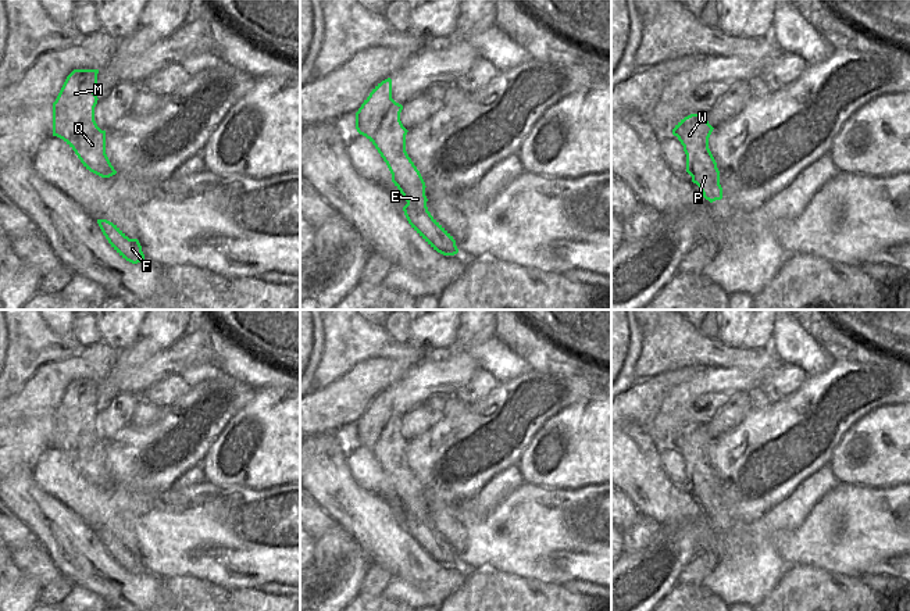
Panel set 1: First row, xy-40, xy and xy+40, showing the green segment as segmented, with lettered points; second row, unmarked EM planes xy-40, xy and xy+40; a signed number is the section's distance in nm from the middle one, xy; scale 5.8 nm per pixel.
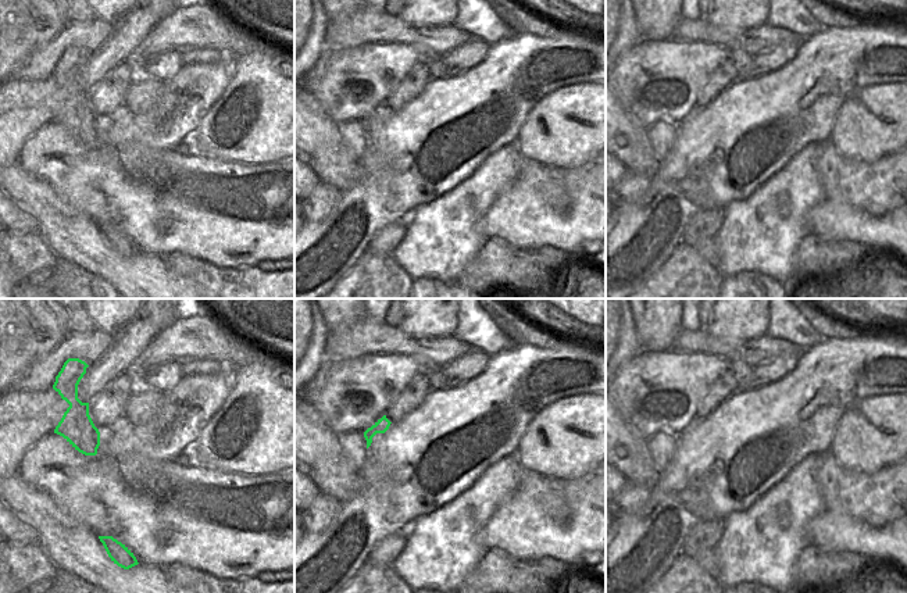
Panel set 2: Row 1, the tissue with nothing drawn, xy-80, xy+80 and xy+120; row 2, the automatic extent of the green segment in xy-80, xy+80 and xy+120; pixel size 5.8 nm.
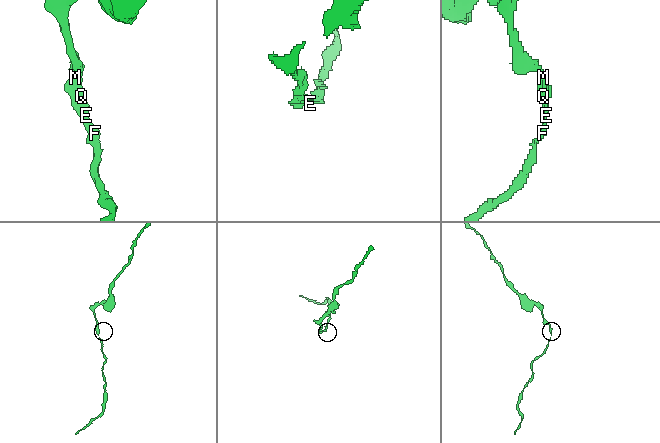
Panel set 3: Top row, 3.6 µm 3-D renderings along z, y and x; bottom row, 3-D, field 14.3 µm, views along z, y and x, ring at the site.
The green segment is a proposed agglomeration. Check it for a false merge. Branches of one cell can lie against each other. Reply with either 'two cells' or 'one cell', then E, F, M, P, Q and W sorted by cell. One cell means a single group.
one cell; E F M P Q W

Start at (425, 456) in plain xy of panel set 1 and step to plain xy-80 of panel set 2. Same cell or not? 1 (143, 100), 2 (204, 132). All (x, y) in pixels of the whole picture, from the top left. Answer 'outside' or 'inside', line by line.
1: outside
2: outside

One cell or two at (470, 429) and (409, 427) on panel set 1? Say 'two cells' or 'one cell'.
two cells

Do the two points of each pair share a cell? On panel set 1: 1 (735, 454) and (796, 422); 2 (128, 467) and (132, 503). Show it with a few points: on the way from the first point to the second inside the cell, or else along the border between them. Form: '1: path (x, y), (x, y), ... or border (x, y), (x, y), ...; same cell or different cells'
1: path (750, 452), (781, 433); same cell
2: border (117, 482), (129, 488), (163, 492); different cells

